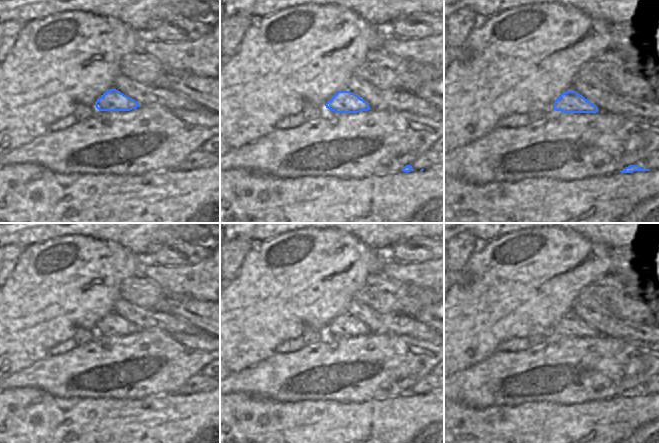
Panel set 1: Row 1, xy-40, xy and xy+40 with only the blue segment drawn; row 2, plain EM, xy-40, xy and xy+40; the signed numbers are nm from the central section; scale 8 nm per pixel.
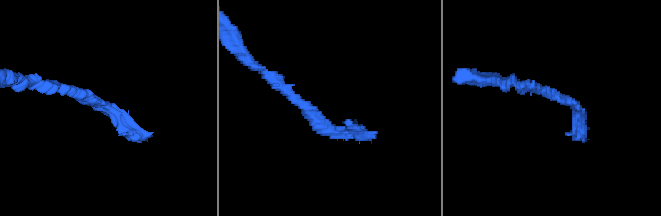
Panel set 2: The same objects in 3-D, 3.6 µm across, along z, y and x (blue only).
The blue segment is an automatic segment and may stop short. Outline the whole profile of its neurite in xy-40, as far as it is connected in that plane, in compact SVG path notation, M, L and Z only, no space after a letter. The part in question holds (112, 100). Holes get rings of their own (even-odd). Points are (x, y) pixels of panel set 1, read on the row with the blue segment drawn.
M110 89L97 99L95 106L99 111L130 111L136 109L139 104L120 91Z

